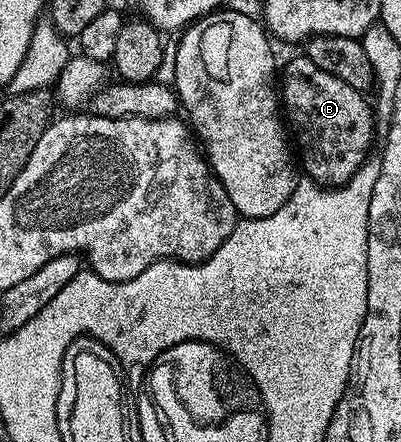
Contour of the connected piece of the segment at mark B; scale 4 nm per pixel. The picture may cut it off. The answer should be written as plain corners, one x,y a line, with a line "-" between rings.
299,53
299,56
296,59
291,59
287,64
282,64
281,67
281,107
285,112
285,119
288,124
291,123
295,126
295,131
299,134
299,143
303,146
303,167
308,176
314,179
316,183
320,185
342,185
347,183
353,176
355,176
356,169
359,168
360,165
367,159
367,156
372,154
373,147
371,147
371,142
377,139
376,128
375,128
375,113
372,107
372,104
369,102
369,99
366,99
364,92
360,90
358,87
354,87
353,85
349,85
345,81
341,79
341,77
337,77
333,73
326,71
325,69
318,67
313,63
313,61
309,61
306,57
306,54

